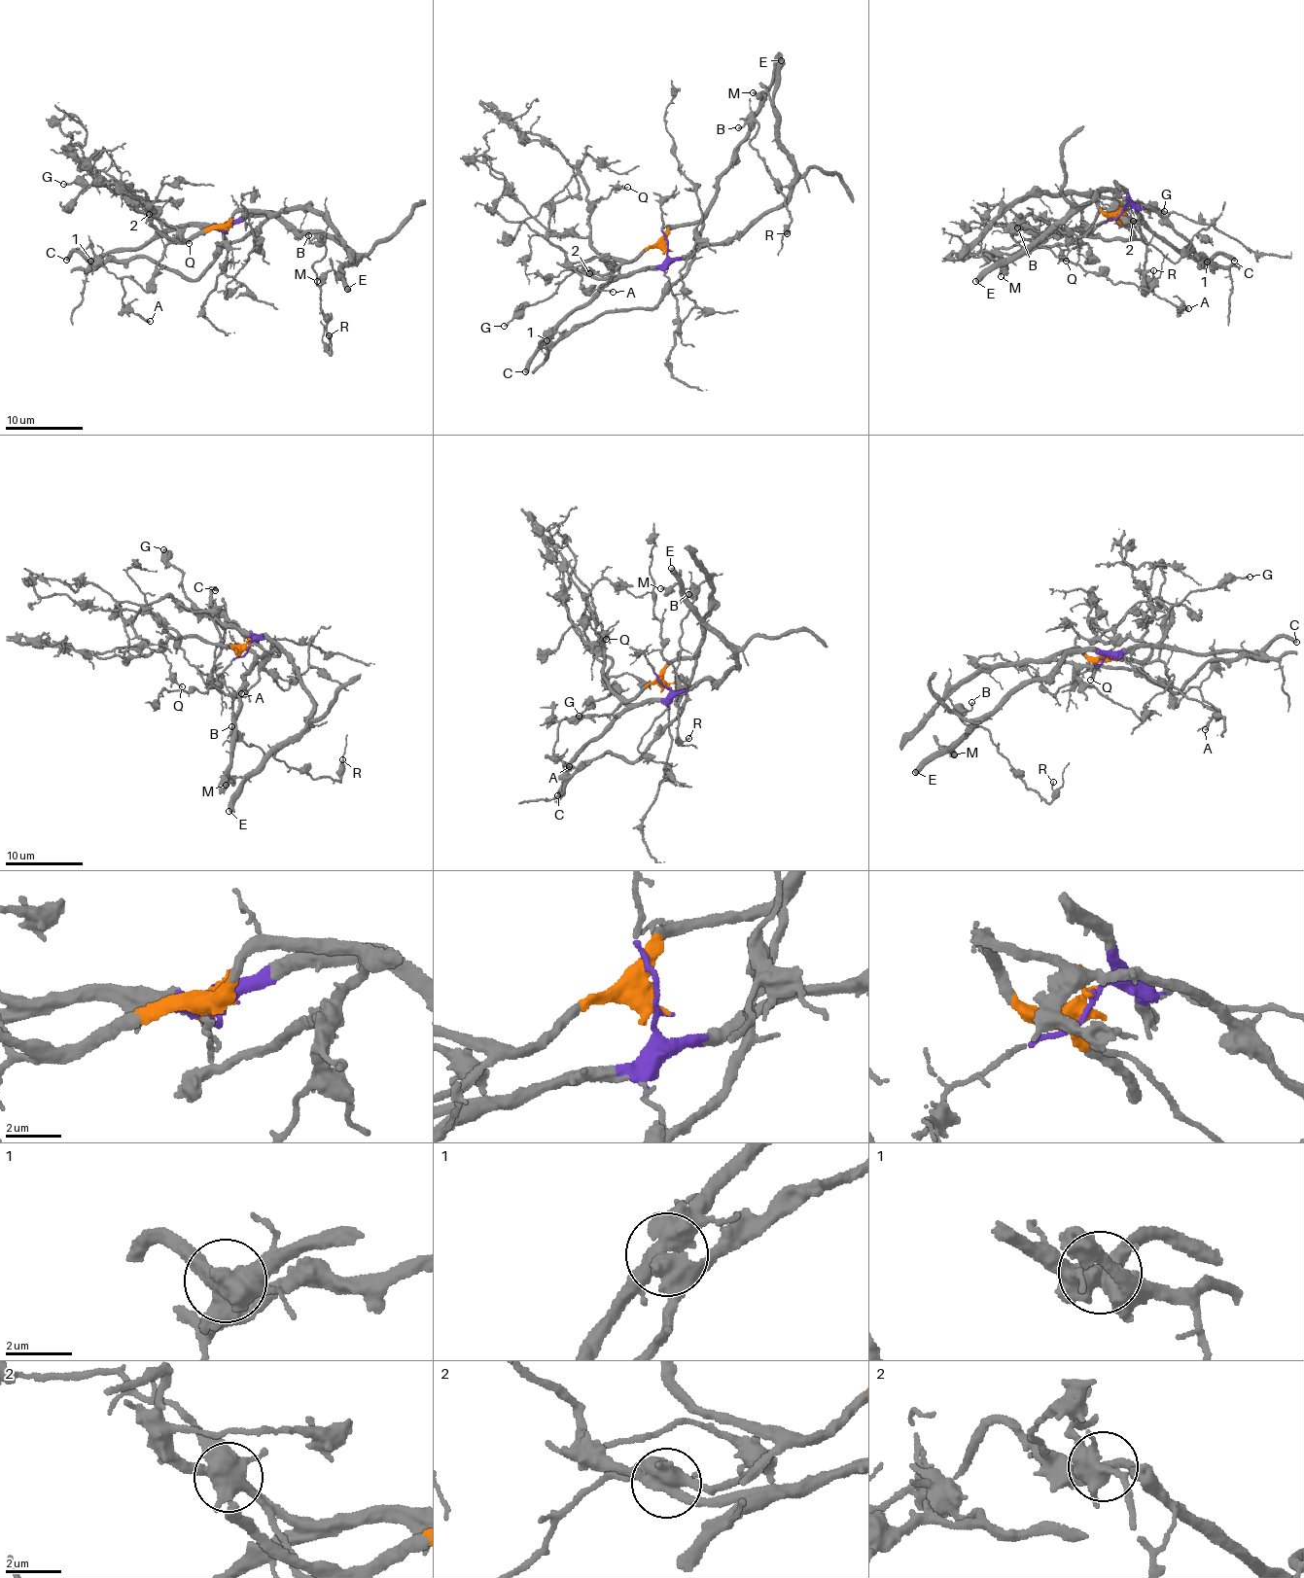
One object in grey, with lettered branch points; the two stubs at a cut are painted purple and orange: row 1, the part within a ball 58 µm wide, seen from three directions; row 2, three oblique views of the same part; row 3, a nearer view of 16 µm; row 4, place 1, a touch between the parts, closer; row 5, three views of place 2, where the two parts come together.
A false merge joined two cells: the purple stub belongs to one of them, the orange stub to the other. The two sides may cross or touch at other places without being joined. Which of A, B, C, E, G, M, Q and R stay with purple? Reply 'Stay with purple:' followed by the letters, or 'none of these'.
Stay with purple: C, E, M

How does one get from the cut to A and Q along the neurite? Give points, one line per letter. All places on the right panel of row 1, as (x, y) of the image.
A: (1121, 212), (1116, 218), (1145, 246), (1145, 294), (1143, 290), (1149, 290), (1188, 307)
Q: (1121, 212), (1116, 218), (1133, 233), (1125, 242), (1081, 236), (1061, 251), (1065, 261)

